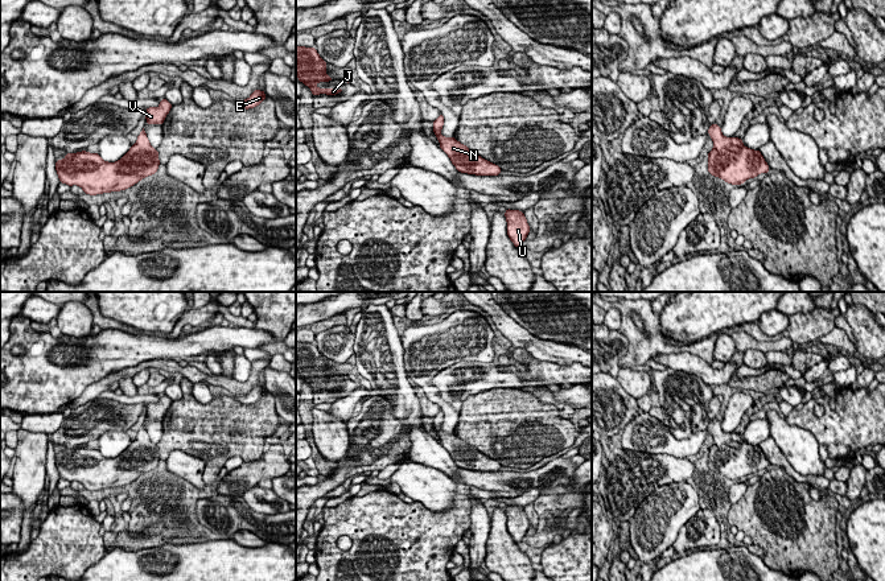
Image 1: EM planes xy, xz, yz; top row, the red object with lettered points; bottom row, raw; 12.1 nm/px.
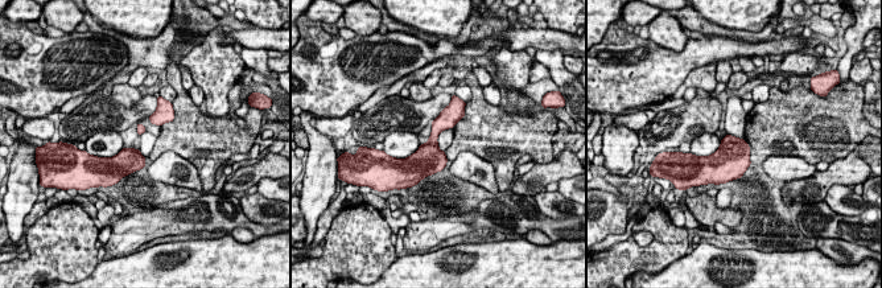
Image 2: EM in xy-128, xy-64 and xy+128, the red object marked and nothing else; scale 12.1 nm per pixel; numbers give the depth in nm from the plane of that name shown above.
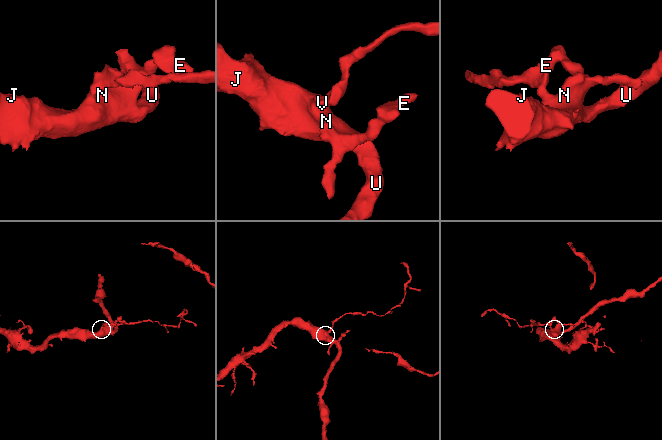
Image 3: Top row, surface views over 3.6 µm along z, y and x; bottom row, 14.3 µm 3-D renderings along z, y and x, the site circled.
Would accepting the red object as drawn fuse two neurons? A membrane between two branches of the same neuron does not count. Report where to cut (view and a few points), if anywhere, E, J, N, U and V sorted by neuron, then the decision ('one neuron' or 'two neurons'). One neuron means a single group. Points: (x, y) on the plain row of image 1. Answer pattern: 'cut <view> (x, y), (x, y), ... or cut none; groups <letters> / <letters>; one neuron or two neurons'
cut none; groups E J N U V; one neuron

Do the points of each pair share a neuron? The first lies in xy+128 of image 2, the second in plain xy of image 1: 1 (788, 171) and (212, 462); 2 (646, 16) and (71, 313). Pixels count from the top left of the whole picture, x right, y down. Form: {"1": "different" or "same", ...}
{"1": "different", "2": "different"}

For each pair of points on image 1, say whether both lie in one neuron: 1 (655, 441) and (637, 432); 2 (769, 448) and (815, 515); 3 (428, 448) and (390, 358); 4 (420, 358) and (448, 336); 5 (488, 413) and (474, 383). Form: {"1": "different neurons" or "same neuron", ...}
{"1": "same neuron", "2": "different neurons", "3": "same neuron", "4": "same neuron", "5": "different neurons"}

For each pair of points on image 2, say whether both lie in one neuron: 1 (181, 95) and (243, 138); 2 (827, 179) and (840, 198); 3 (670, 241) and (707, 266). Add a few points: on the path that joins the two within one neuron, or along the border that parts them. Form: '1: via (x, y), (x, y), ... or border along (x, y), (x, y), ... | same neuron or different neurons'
1: via (190, 112), (215, 138), (226, 138) | same neuron
2: border along (850, 186), (833, 185), (823, 200) | different neurons
3: border along (687, 254), (671, 262), (660, 271) | different neurons

